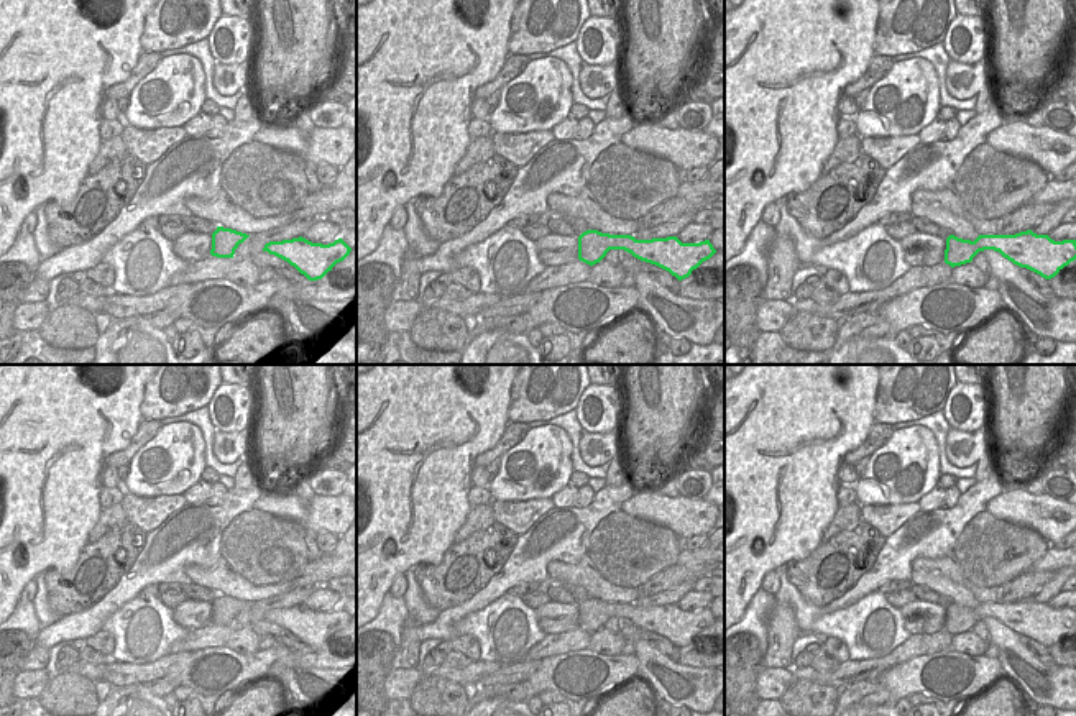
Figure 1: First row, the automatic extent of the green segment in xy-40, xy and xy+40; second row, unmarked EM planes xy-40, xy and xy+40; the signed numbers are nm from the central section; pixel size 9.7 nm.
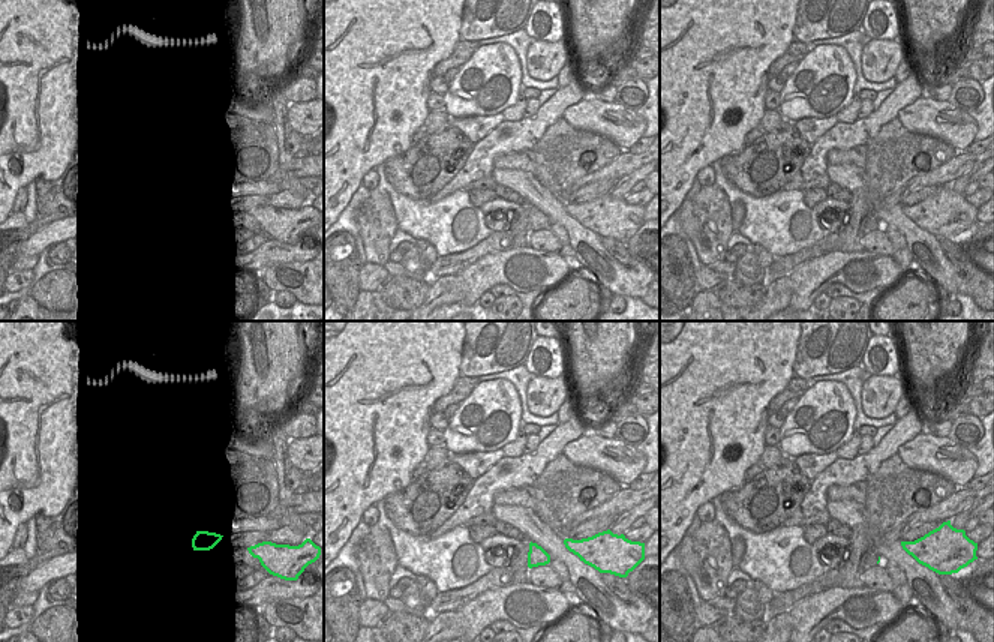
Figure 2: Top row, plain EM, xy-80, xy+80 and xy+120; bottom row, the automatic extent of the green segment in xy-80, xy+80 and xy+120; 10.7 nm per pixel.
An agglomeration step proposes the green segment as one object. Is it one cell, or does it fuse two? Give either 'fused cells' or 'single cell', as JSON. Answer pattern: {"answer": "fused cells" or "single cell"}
{"answer": "fused cells"}

